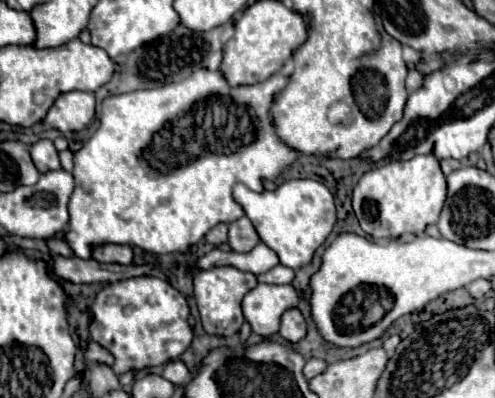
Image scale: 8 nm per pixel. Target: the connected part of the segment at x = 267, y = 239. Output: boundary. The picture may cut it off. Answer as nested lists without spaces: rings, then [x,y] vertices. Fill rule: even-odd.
[[[314,179],[282,181],[276,189],[272,191],[264,189],[262,193],[254,193],[238,183],[232,191],[232,197],[244,209],[246,217],[252,221],[260,239],[272,251],[276,251],[280,263],[290,269],[306,265],[312,259],[314,251],[326,241],[336,223],[334,195],[324,183]]]

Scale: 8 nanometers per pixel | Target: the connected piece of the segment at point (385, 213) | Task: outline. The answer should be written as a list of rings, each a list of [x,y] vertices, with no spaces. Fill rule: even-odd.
[[[428,155],[412,157],[408,161],[392,161],[384,167],[366,171],[354,187],[354,213],[360,227],[374,239],[402,237],[404,233],[422,233],[426,225],[436,223],[446,201],[446,177],[440,161]]]

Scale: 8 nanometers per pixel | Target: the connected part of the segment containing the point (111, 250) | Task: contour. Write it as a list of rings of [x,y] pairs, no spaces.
[[[102,245],[94,249],[94,259],[100,263],[118,263],[132,265],[134,253],[130,245]]]

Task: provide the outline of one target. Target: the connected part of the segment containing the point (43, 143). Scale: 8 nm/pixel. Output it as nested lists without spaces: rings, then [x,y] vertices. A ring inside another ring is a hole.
[[[40,139],[38,143],[34,143],[30,147],[30,155],[32,155],[32,161],[34,161],[34,165],[36,165],[36,169],[40,173],[46,173],[46,171],[52,171],[52,169],[60,169],[58,151],[54,149],[50,139]]]

